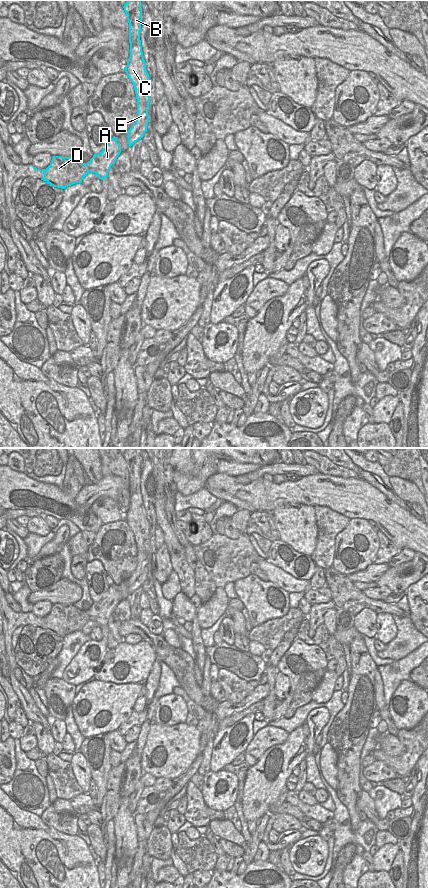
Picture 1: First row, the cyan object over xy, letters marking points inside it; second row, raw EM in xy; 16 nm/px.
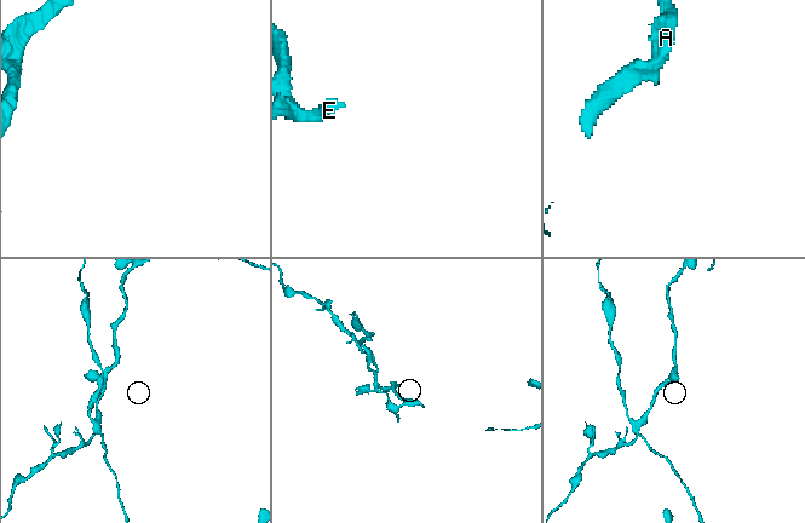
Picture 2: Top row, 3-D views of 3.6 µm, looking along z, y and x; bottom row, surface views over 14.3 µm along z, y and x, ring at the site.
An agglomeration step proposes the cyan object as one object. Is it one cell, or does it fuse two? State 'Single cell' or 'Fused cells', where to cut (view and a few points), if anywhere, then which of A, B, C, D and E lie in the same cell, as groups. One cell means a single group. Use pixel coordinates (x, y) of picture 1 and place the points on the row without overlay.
Fused cells. Split along xy (80, 610), (83, 617), (88, 620). Groups: A B C E / D.

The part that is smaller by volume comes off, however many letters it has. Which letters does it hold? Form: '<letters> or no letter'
D

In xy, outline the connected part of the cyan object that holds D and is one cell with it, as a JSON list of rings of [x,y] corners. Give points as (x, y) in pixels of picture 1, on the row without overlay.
[[[53,604],[50,613],[46,617],[37,617],[32,613],[33,617],[43,619],[44,625],[41,627],[53,635],[59,635],[65,637],[75,631],[81,631],[84,625],[89,621],[85,620],[83,616],[83,611],[74,605],[62,605]]]

